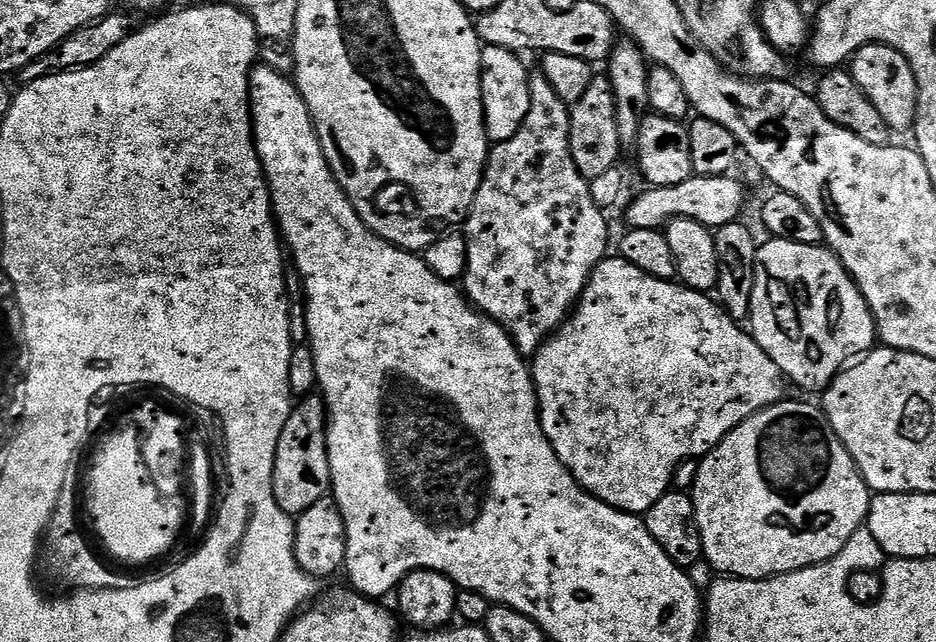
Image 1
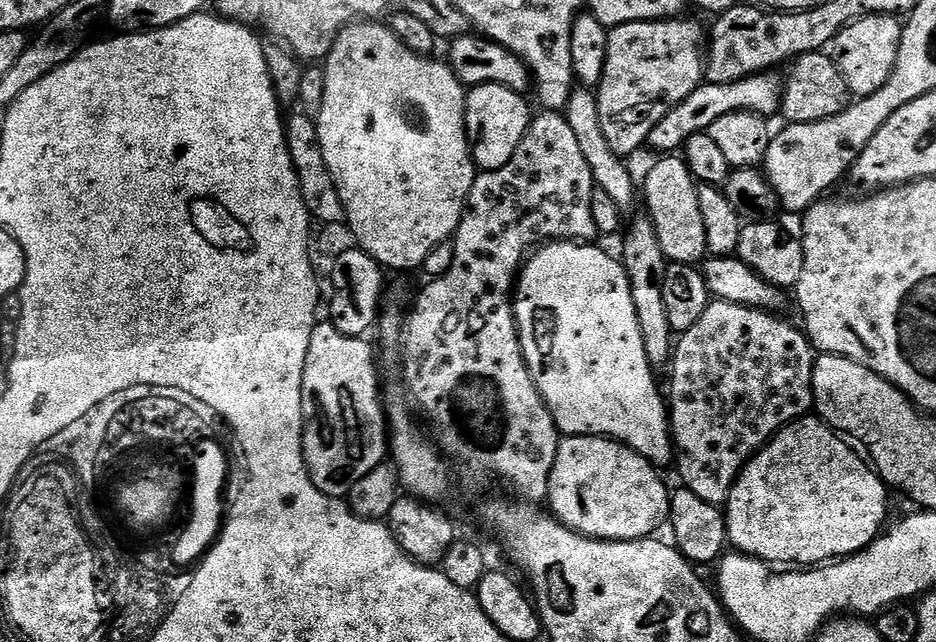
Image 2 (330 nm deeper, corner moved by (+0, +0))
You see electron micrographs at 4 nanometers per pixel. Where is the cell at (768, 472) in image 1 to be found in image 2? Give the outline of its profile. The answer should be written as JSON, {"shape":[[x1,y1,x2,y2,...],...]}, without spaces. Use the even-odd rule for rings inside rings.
{"shape":[[809,414,795,420,793,424,788,424,781,432,776,433,749,460,747,466,740,472,740,477,732,484,728,499,722,508,724,525,728,531,728,544,744,556,753,556,759,560,765,560,767,564,773,566,823,566,837,558,852,556,854,553,860,552,863,548,867,548,877,536,881,535,882,529,885,527,884,519,888,516,888,495,890,495,889,489,880,479,880,475,876,473,871,463,843,435,837,434,823,420]]}

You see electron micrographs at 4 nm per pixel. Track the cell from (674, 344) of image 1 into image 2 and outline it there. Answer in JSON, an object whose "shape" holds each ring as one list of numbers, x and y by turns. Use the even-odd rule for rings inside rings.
{"shape":[[564,436,550,470,547,507,567,528,594,540,643,540,651,537,659,520,669,519,670,488,664,485,657,465,649,464,633,448,606,436]]}

